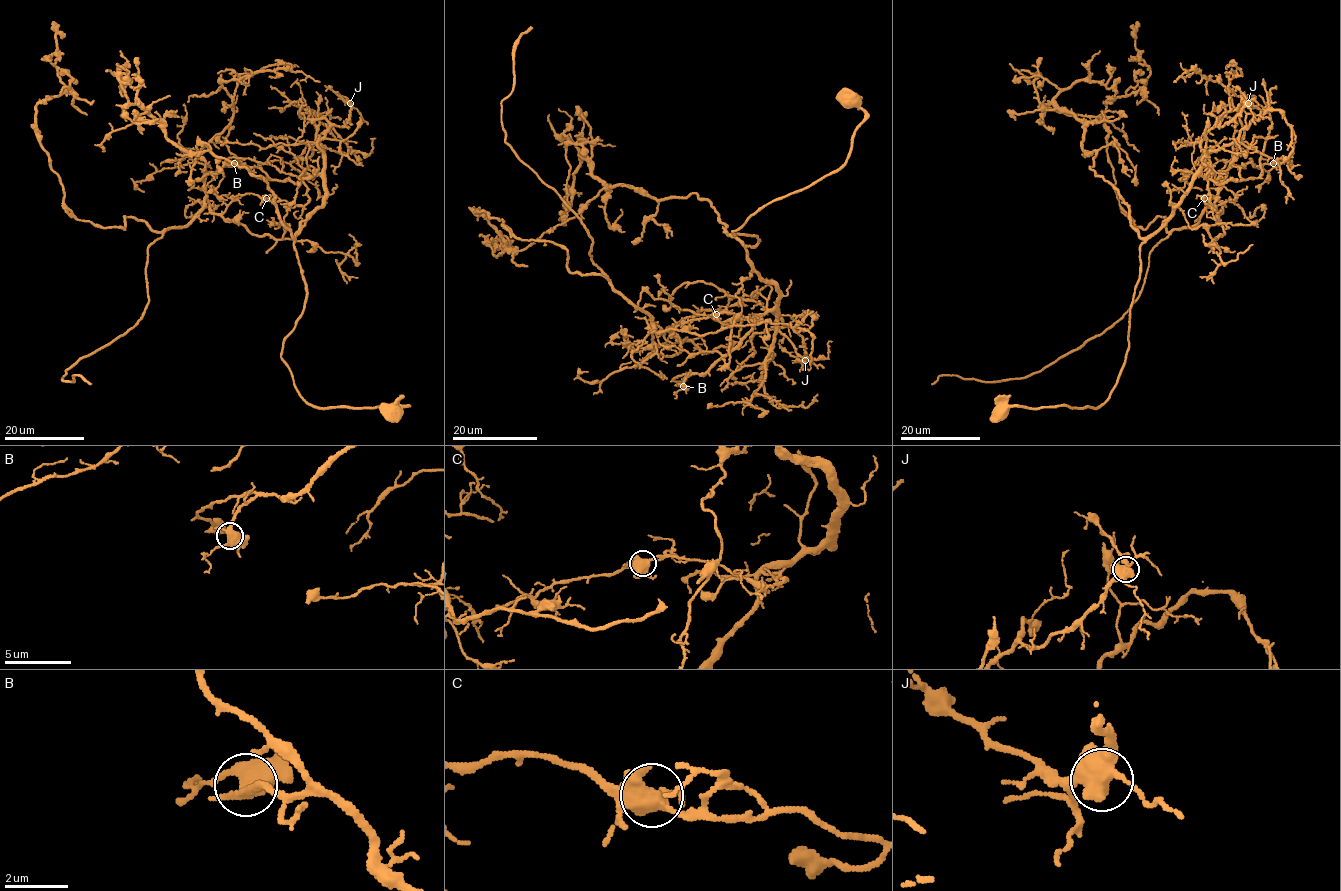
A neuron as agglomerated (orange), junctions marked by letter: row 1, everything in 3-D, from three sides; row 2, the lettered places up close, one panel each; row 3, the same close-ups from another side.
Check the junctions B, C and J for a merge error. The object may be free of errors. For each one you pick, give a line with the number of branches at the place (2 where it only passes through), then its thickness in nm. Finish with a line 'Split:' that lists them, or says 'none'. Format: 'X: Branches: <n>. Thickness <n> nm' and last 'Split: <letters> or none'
C: Branches: 5. Thickness 480 nm
Split: C

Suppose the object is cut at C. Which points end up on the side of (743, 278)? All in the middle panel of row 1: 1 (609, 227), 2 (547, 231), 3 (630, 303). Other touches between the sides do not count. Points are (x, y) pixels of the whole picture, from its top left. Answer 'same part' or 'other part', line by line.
1: other part
2: other part
3: same part

